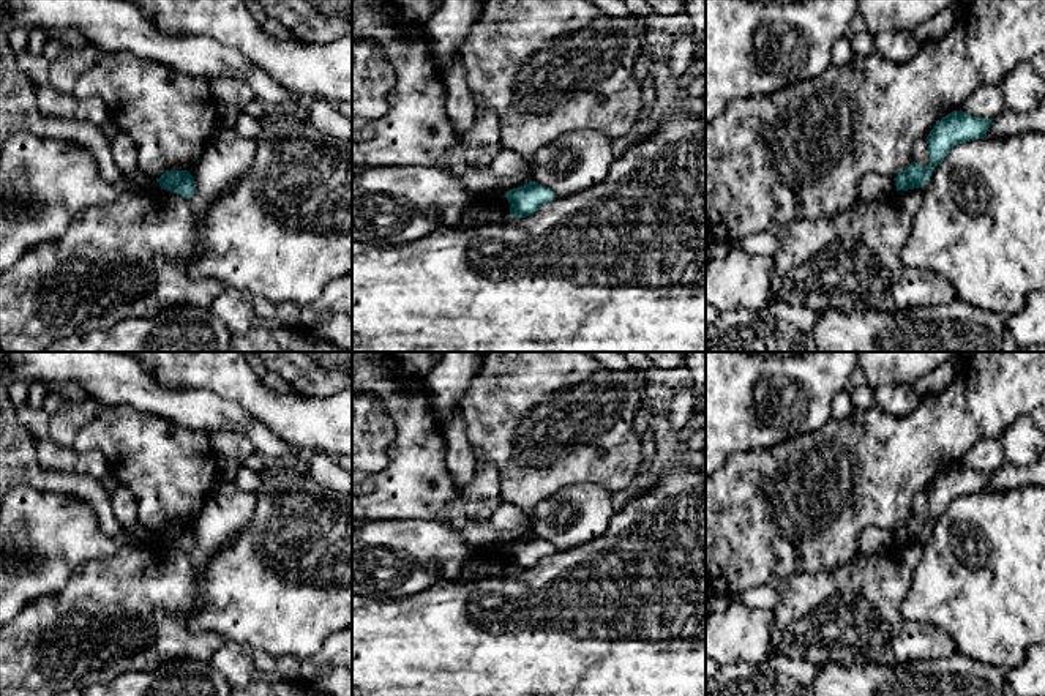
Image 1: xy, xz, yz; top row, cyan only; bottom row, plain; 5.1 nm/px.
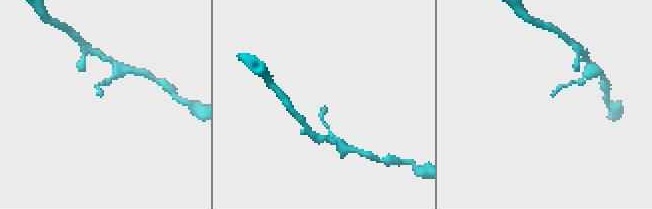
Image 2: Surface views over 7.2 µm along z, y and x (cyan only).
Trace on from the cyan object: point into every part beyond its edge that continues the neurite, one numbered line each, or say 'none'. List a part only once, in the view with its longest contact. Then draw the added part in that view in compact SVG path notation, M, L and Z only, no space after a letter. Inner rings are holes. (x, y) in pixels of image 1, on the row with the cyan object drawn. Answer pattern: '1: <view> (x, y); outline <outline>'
none

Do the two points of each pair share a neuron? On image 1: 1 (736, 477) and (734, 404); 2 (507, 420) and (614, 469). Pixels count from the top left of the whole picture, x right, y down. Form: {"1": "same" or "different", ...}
{"1": "different", "2": "same"}

